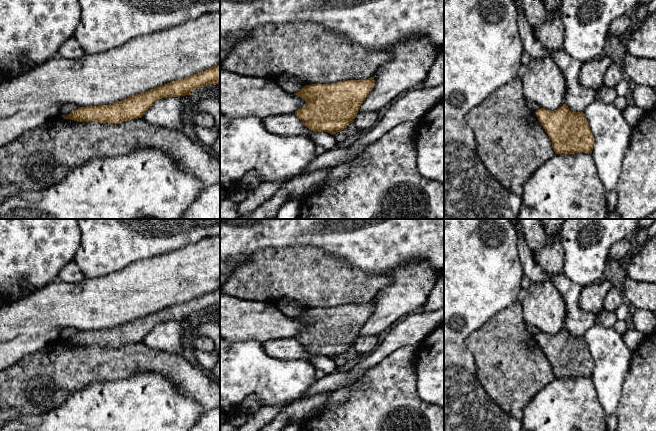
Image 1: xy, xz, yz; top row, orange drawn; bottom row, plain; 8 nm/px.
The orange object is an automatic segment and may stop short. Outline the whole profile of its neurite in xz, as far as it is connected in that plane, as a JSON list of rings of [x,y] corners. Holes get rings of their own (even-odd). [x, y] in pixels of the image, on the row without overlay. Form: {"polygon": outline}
{"polygon": [[[374,301],[306,309],[294,318],[306,326],[295,339],[309,354],[334,359],[354,346],[361,328],[374,309]]]}

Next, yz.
{"polygon": [[[563,328],[554,335],[540,332],[535,338],[551,363],[555,378],[592,377],[594,361],[583,336],[571,335]]]}

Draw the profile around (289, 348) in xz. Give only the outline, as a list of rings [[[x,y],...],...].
[[[295,338],[274,339],[262,342],[262,346],[270,357],[303,360],[309,362],[315,369],[322,370],[325,375],[336,372],[337,366],[333,358],[309,354]]]

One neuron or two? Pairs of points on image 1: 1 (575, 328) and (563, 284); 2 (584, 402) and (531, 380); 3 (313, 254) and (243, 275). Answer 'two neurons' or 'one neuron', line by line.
1: one neuron
2: two neurons
3: one neuron

